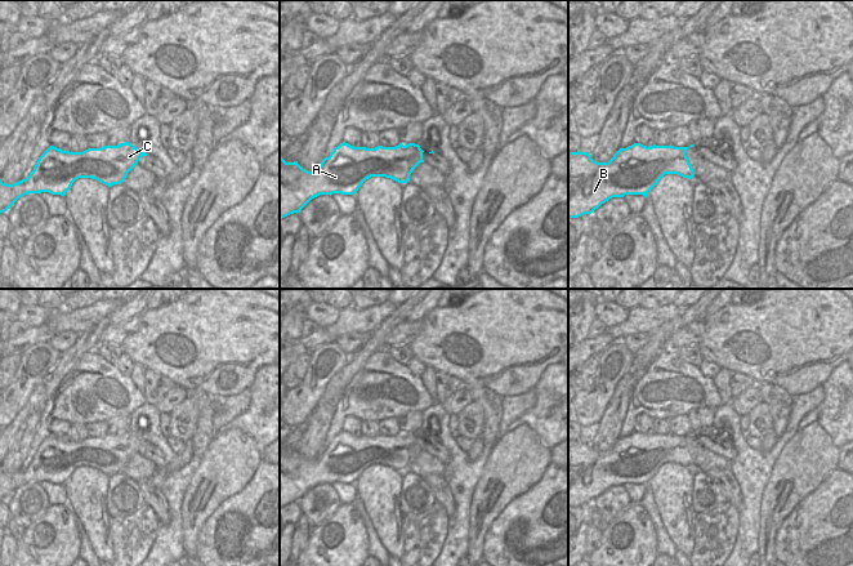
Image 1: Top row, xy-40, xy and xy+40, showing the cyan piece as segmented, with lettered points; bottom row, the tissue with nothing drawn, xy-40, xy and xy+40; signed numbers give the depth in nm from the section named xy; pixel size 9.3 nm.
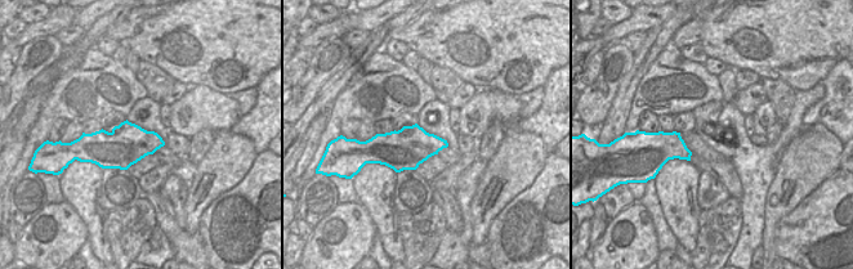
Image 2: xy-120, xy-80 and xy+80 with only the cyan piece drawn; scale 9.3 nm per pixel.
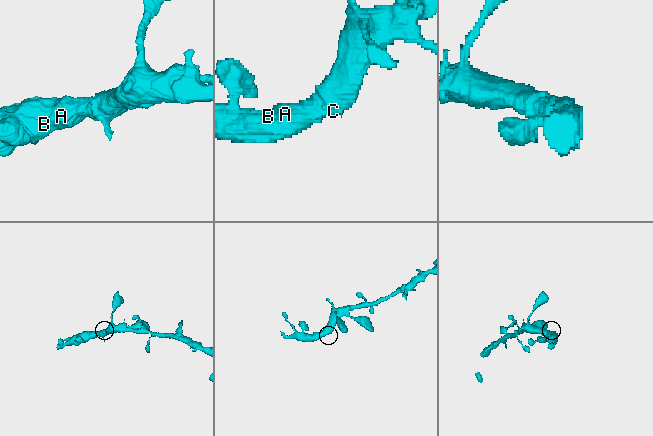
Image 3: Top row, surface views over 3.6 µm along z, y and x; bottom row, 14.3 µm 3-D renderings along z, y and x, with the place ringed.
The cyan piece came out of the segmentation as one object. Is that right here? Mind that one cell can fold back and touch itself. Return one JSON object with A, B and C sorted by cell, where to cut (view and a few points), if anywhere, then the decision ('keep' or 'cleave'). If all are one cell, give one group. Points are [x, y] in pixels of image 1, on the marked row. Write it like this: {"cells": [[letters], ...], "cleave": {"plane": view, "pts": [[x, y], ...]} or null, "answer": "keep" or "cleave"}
{"cells": [["A", "B", "C"]], "cleave": null, "answer": "keep"}

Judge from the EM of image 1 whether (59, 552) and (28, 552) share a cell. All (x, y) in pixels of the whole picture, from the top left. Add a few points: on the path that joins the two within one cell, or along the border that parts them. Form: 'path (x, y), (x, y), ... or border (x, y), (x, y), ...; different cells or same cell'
path (52, 552), (36, 552); same cell

